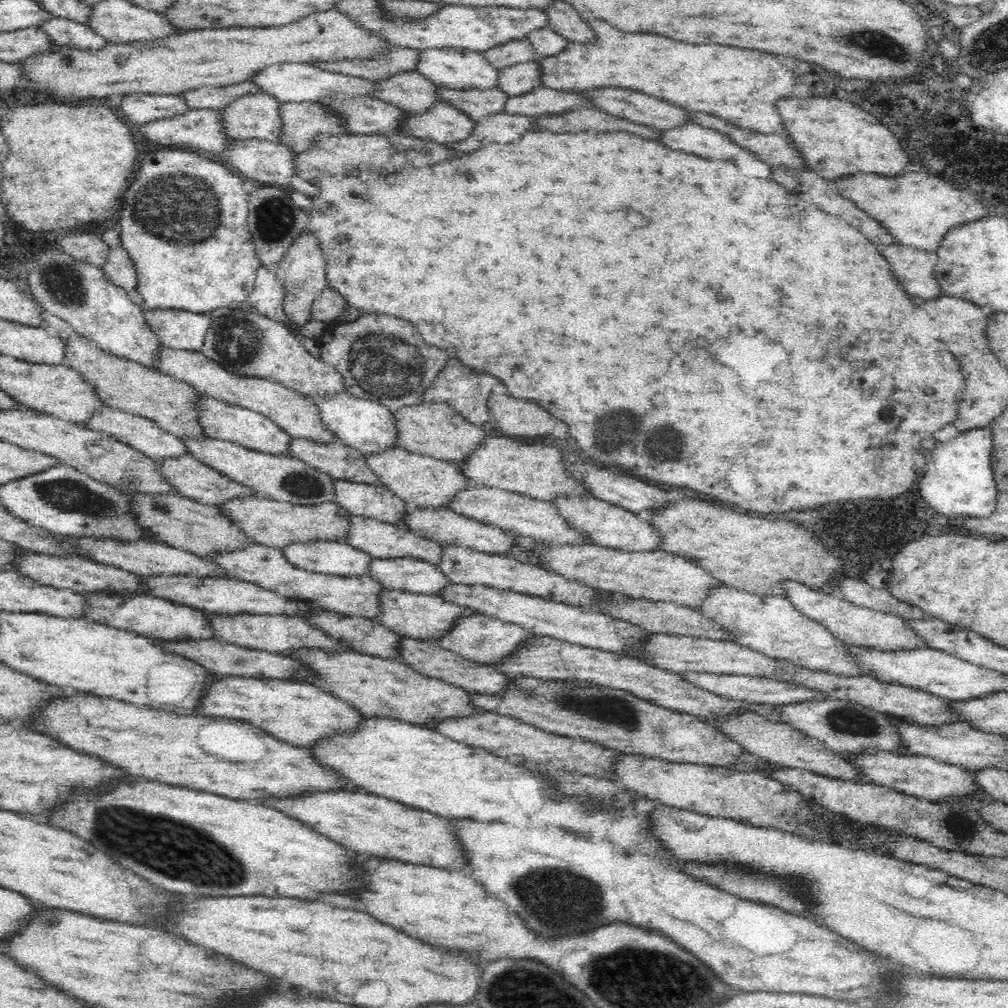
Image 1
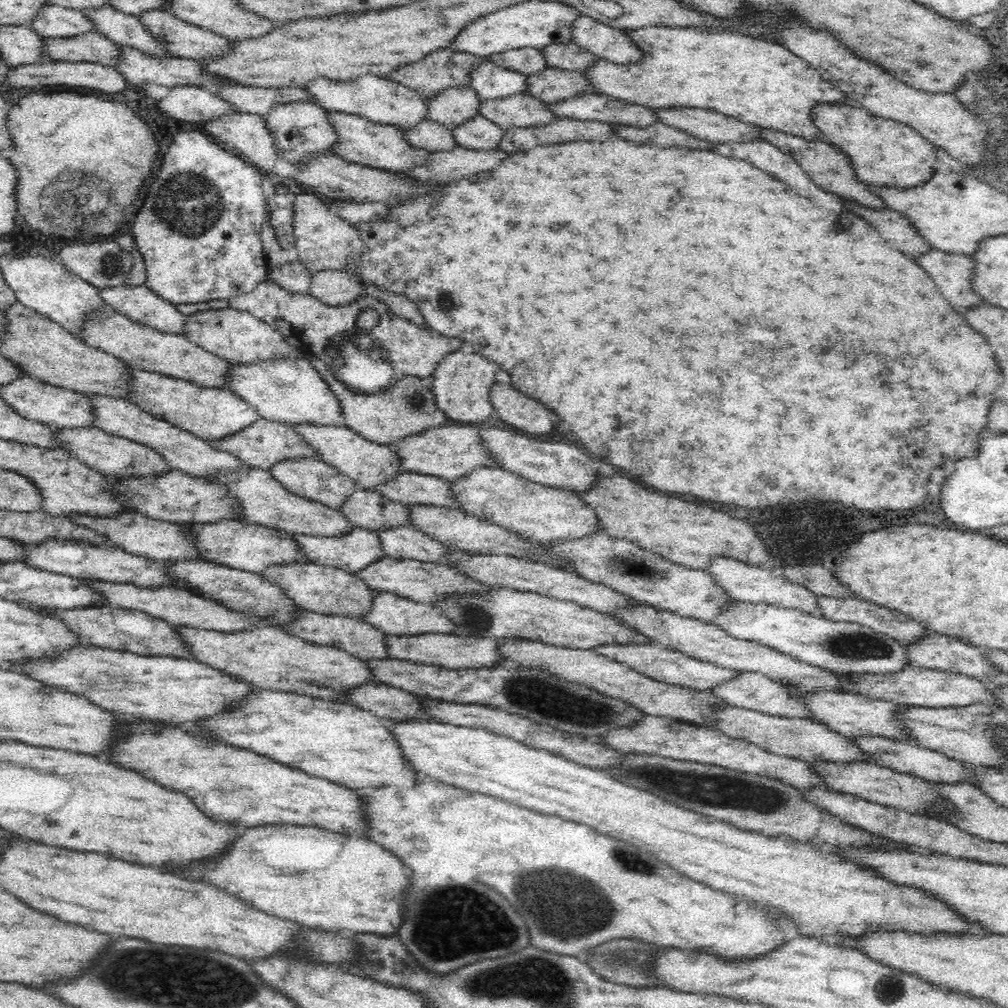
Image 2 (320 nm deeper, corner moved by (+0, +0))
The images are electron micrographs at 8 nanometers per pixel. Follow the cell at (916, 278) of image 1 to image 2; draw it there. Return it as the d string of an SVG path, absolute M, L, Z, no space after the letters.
M930 250L922 254L916 262L934 280L936 293L948 300L951 306L968 308L978 302L970 286L973 270L970 255Z

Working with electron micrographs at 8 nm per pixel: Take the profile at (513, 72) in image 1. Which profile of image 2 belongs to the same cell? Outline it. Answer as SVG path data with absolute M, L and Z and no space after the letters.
M546 67L526 77L525 92L549 105L584 93L586 85L585 76L580 71Z

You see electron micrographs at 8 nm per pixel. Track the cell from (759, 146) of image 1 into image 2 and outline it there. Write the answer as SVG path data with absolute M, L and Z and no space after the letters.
M759 128L759 138L773 144L784 154L790 155L794 159L794 162L810 176L810 179L814 180L823 190L832 192L837 196L844 196L844 198L854 198L854 202L864 204L864 206L870 206L870 208L878 208L878 210L884 208L882 200L878 200L870 190L866 190L866 186L862 182L856 180L854 170L848 164L846 156L838 148L830 146L824 140L806 140L769 128Z

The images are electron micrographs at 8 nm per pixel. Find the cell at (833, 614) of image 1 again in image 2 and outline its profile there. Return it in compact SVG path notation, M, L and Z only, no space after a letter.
M714 558L710 573L714 575L722 588L732 593L736 600L746 602L748 604L771 604L778 608L796 609L800 612L805 612L807 615L821 616L822 605L820 604L820 597L809 588L801 584L792 582L784 576L774 574L767 569L762 569L758 566L752 566L745 562L732 558Z

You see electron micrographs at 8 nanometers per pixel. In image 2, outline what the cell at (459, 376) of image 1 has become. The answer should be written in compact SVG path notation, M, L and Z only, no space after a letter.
M454 352L447 355L438 369L434 372L434 384L431 392L434 394L437 407L448 416L451 423L481 423L491 418L493 404L490 394L496 382L496 372L500 368L478 356L478 354L464 354Z

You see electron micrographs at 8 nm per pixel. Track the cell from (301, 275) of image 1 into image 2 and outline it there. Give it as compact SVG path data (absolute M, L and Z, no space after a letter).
M301 193L297 195L295 215L293 218L293 235L295 236L295 257L308 274L326 270L342 269L350 256L363 251L354 225L331 213L330 202L316 194Z

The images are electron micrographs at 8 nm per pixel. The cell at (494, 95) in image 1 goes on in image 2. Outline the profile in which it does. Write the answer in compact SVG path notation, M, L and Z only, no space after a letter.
M526 92L502 98L481 100L478 115L497 124L502 130L546 126L556 120L547 105Z

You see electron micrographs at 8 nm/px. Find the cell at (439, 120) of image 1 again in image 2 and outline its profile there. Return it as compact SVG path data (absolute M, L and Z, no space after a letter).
M471 116L464 123L453 128L453 137L456 146L472 150L496 149L500 142L502 130L494 122L483 116Z

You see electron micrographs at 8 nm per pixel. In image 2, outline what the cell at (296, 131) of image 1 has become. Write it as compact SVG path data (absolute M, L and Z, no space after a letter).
M329 112L327 117L336 136L331 149L335 155L338 154L341 159L349 163L400 172L402 169L411 169L427 160L427 151L410 146L398 126L371 121L366 117L347 112Z

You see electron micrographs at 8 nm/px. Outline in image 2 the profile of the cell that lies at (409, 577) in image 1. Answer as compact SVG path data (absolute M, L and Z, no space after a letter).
M354 528L348 536L308 536L294 535L294 539L301 544L302 551L306 555L310 555L314 563L340 568L346 572L356 573L369 568L372 564L380 562L382 558L386 558L387 554L382 547L382 539L376 531L368 529Z

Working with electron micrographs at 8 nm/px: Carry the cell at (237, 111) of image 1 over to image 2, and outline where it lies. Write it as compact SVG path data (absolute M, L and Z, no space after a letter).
M296 101L274 105L263 117L266 128L274 140L277 158L290 161L295 167L300 166L311 154L319 152L333 152L331 147L335 143L336 136L334 129L328 120L329 112L319 107L312 101Z

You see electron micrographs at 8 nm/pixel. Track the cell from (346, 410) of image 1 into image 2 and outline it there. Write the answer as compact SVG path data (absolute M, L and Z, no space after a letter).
M300 357L298 359L279 359L278 361L262 361L248 365L233 366L231 384L227 387L237 396L248 401L258 409L261 418L284 423L285 425L316 425L318 427L347 427L342 401L332 391L328 382L310 365L310 362Z

